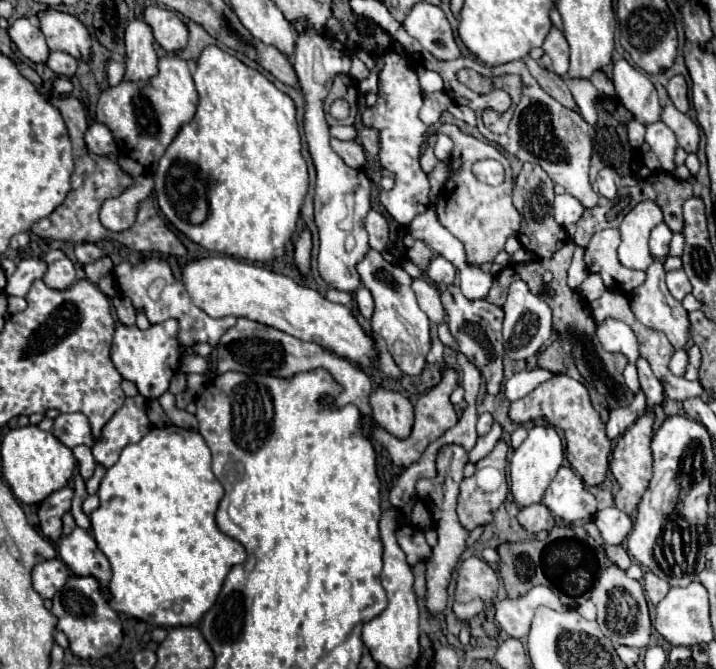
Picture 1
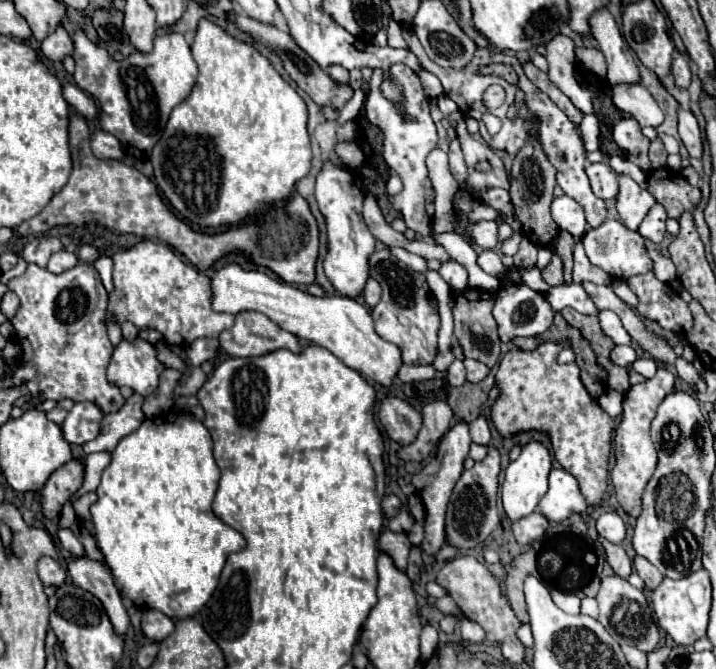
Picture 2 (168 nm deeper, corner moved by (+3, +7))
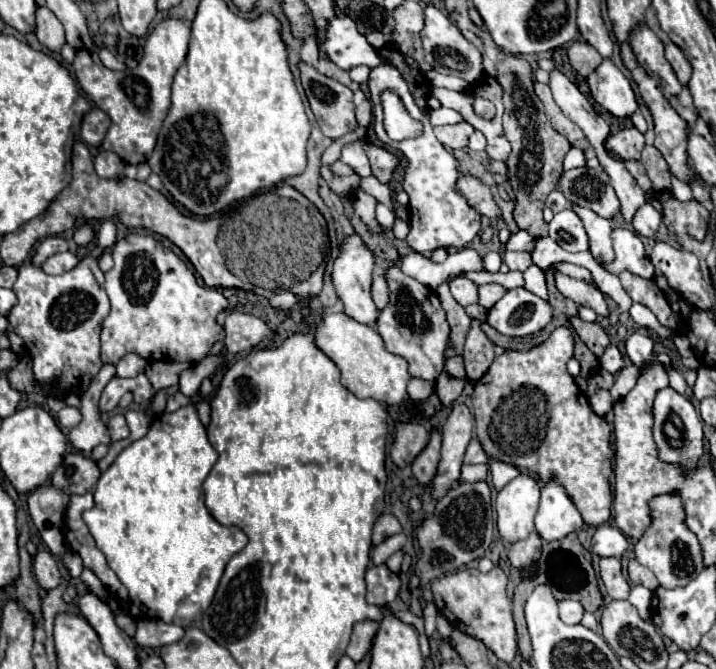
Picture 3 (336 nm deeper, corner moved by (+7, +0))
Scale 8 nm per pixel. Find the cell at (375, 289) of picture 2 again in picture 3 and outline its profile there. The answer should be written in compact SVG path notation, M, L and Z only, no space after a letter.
M379 273L373 277L371 297L373 297L373 301L375 301L375 307L377 307L377 309L383 309L383 307L387 305L387 301L389 301L389 289L387 289L387 283L385 283L383 275L379 275Z

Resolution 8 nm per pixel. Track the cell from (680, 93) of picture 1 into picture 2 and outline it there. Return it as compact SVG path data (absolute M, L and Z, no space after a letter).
M675 54L671 74L675 76L675 84L679 88L687 88L691 82L691 70L689 70L689 56L687 54Z

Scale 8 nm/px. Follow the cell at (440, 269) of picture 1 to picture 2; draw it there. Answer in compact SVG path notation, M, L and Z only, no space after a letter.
M445 262L441 264L441 270L439 270L441 278L457 292L465 290L467 288L467 270L459 264L459 262Z

